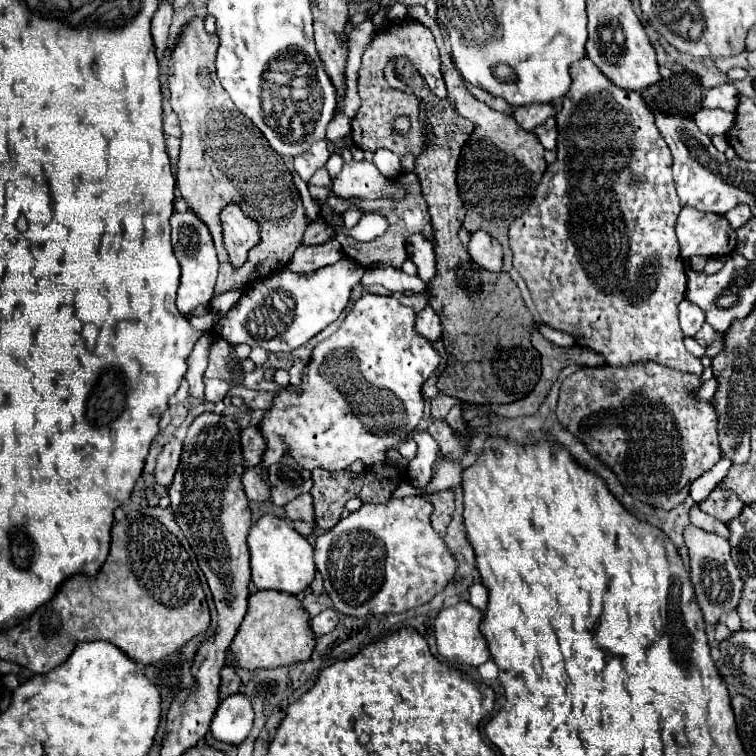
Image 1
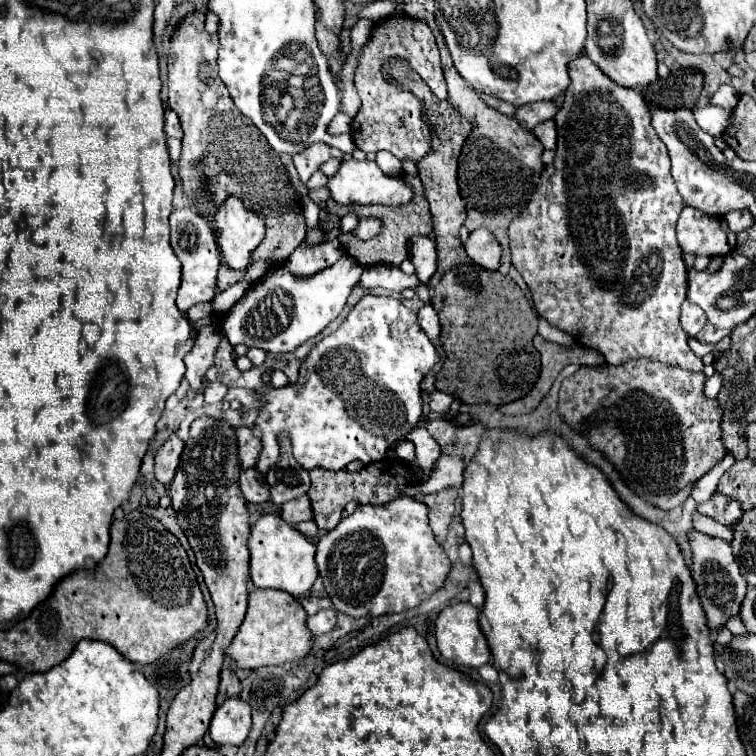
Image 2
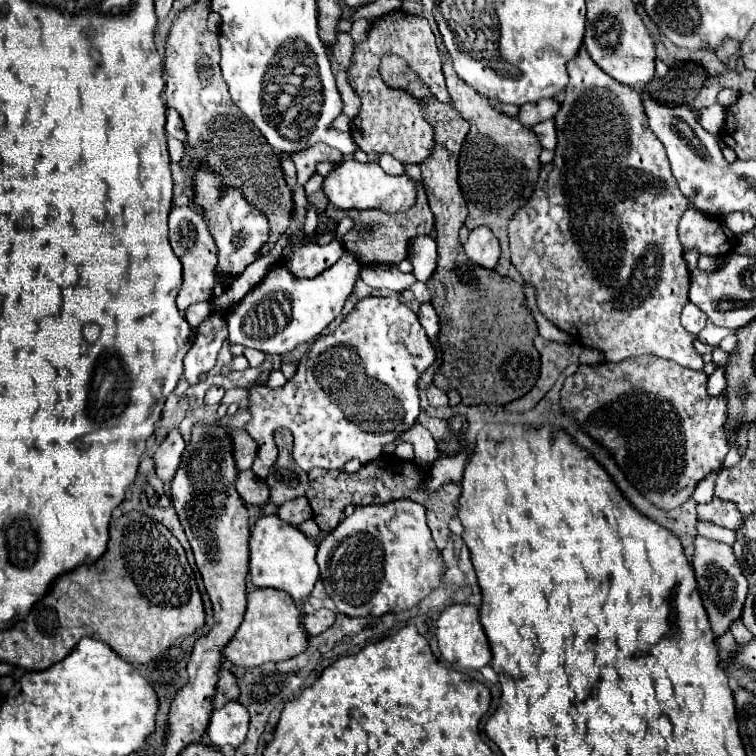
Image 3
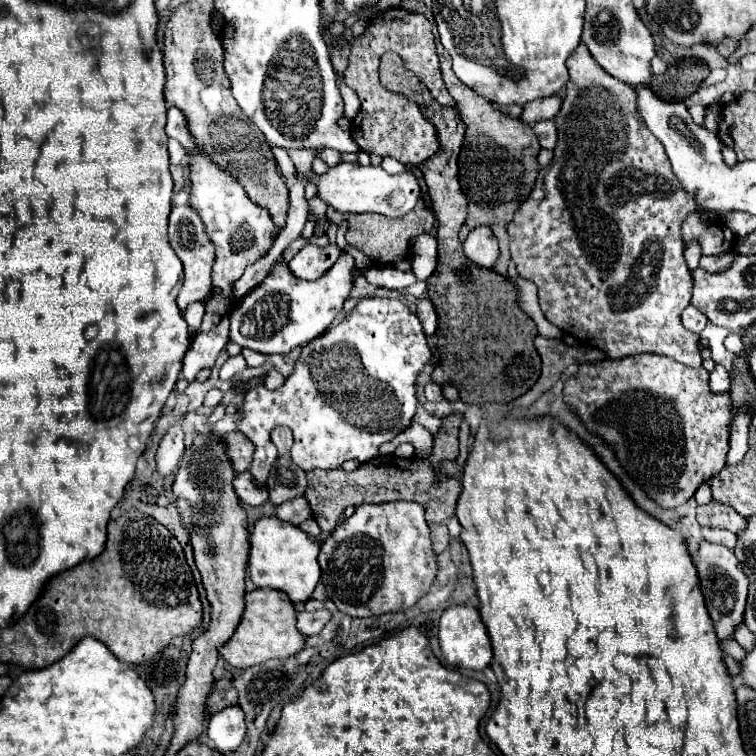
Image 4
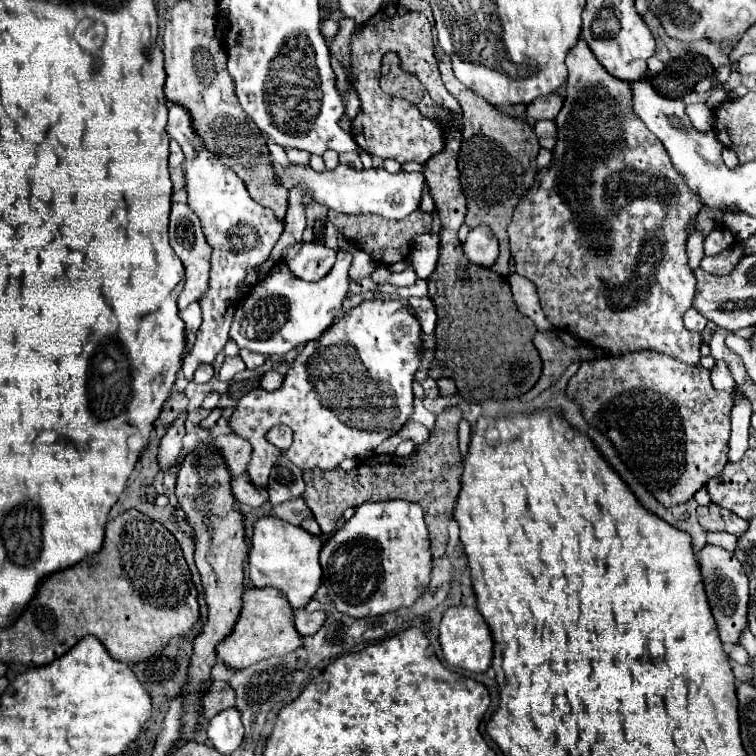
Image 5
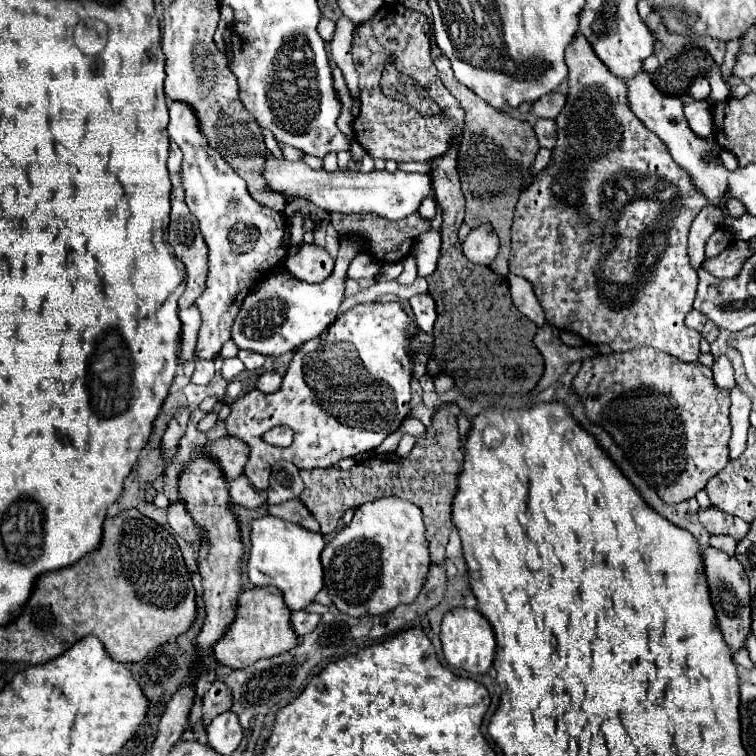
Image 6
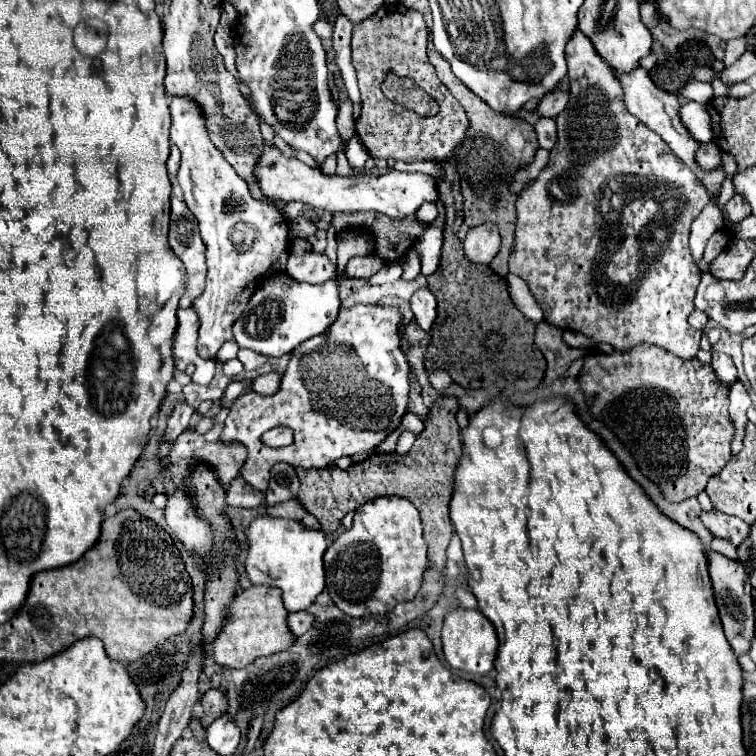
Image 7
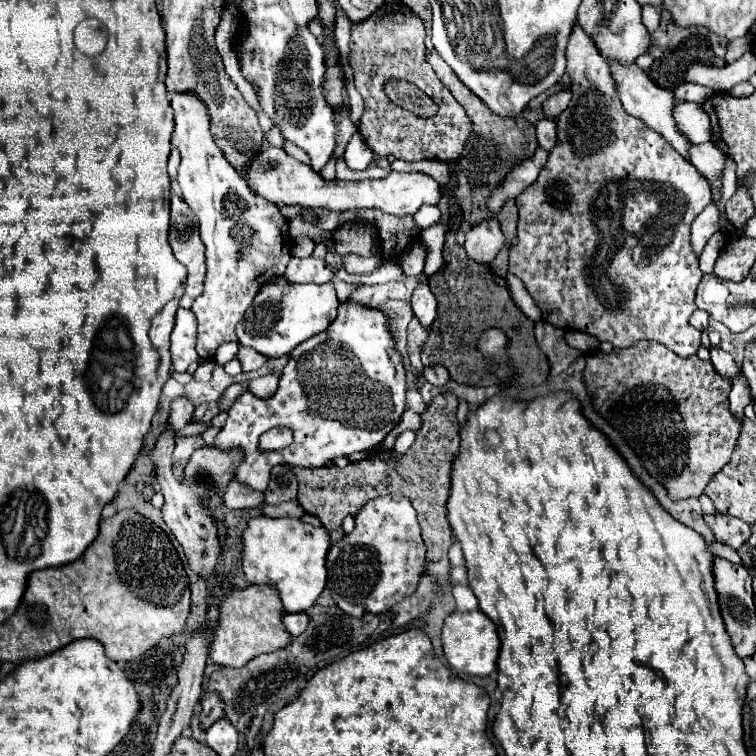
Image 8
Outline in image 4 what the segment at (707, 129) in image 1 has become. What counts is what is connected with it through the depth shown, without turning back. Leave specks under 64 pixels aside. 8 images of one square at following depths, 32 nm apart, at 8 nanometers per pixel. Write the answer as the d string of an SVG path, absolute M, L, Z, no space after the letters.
M709 106L706 110L706 128L710 132L716 132L720 122L720 106Z

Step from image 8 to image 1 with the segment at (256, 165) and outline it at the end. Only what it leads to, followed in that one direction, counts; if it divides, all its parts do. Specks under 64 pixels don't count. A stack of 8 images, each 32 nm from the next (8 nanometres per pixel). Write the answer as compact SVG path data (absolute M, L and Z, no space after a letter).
M370 160L344 162L342 172L332 178L330 190L340 200L402 200L406 196L406 190L396 180L382 176Z

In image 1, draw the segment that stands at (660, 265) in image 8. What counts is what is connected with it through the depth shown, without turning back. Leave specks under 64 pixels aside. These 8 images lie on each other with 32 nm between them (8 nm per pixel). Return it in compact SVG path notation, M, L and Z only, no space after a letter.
M588 58L574 62L570 66L570 76L572 76L572 86L568 90L568 94L564 96L562 110L556 114L556 122L558 122L558 150L556 150L556 154L558 154L558 158L556 158L556 162L548 164L540 184L536 188L534 202L528 206L528 210L520 218L516 218L510 224L510 248L514 254L514 260L512 260L514 268L520 272L520 276L528 284L528 288L532 292L532 300L536 304L536 310L538 310L542 322L574 336L578 346L592 348L594 352L602 354L606 364L624 366L630 362L646 360L646 362L658 362L668 368L676 368L676 370L690 372L690 374L702 374L704 366L702 366L700 358L692 356L686 350L684 332L680 330L680 324L678 324L678 304L686 296L686 272L684 272L684 262L680 258L678 240L674 234L676 218L682 210L682 204L680 204L680 198L676 194L674 180L672 180L672 158L670 158L668 146L664 144L662 136L656 132L652 112L648 110L648 106L644 104L644 100L638 92L630 92L630 90L624 90L624 88L618 88L616 84L612 84L600 72L600 68Z

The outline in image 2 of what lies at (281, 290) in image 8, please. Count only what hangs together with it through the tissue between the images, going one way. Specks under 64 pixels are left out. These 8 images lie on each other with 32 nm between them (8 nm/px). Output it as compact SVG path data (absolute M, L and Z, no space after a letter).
M348 254L312 278L292 276L282 266L274 266L228 310L222 324L228 342L232 346L244 344L248 348L260 348L270 354L294 352L300 344L320 334L332 320L336 320L346 306L352 288L358 284L362 270L364 268Z

